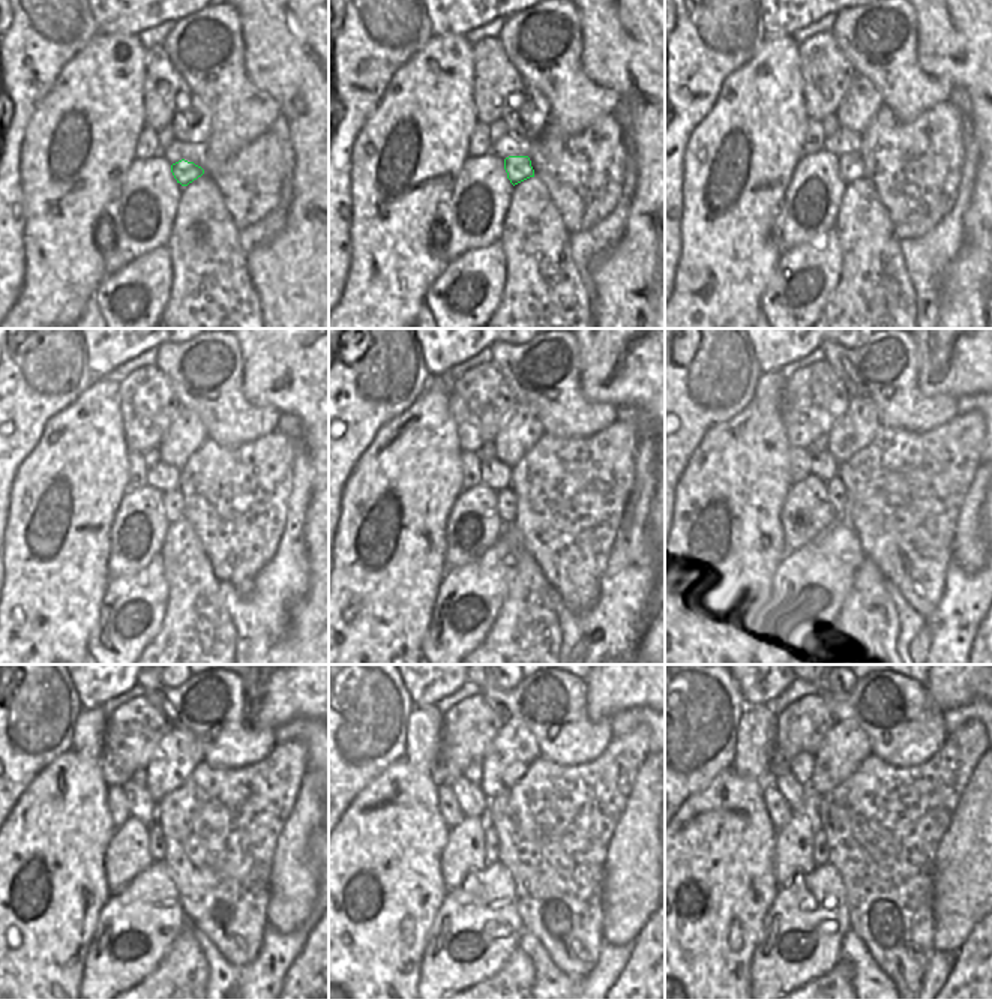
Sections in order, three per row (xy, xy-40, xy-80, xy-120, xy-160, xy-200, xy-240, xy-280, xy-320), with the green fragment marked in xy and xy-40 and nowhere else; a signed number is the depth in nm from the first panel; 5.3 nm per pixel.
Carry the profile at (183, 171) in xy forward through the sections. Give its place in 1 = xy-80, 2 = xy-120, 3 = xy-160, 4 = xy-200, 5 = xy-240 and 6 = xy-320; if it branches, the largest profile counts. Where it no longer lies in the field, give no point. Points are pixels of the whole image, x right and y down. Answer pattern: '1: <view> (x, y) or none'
1: xy-80 (851, 167)
2: xy-120 (171, 501)
3: xy-160 (506, 497)
4: xy-200 (838, 498)
5: xy-240 (156, 839)
6: xy-320 (820, 845)

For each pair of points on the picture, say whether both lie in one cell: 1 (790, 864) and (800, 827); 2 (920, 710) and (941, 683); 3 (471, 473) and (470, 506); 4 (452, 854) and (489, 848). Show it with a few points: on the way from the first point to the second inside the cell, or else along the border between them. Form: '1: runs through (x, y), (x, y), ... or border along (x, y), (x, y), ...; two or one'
1: runs through (793, 855), (793, 845), (797, 836); one
2: border along (923, 684), (929, 699), (943, 714); two
3: border along (479, 482), (462, 489); two
4: border along (486, 822), (483, 855), (488, 863); two

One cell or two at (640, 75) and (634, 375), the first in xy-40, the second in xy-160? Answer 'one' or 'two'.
one

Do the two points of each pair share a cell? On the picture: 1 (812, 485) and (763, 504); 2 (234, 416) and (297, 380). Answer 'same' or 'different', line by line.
1: different
2: different

